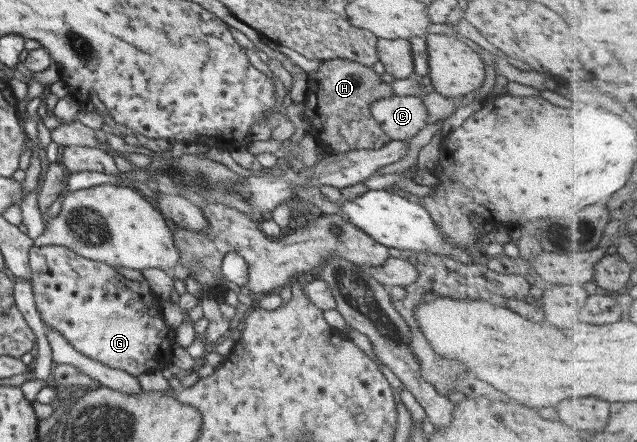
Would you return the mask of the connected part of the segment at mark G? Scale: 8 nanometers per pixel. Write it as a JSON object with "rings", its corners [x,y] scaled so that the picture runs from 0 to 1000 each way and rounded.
{"rings":[[[86,552],[64,559],[50,554],[44,568],[44,604],[52,681],[64,729],[74,744],[96,753],[96,762],[127,803],[168,830],[192,835],[207,851],[253,833],[256,819],[250,817],[250,805],[256,790],[268,787],[270,749],[257,731],[253,683],[234,658],[228,633],[203,636],[176,604],[130,586],[108,561]]]}

